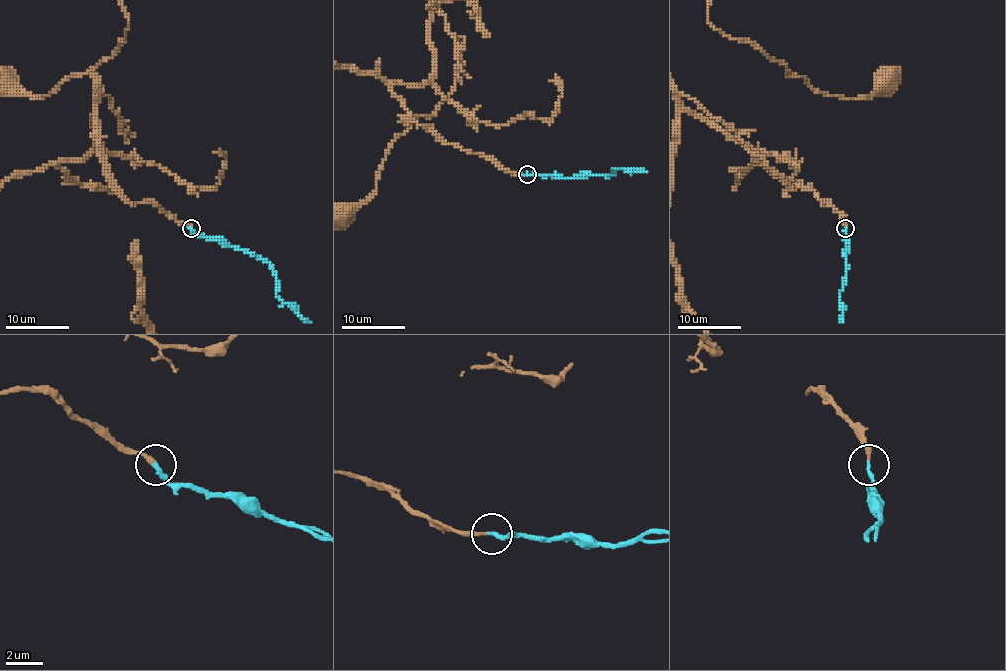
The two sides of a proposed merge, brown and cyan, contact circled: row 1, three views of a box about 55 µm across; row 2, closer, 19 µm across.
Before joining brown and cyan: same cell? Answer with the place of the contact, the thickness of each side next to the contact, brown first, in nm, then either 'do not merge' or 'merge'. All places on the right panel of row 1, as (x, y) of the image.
at (845, 228); 190 nm thick on the brown side, 280 nm on the other; merge

